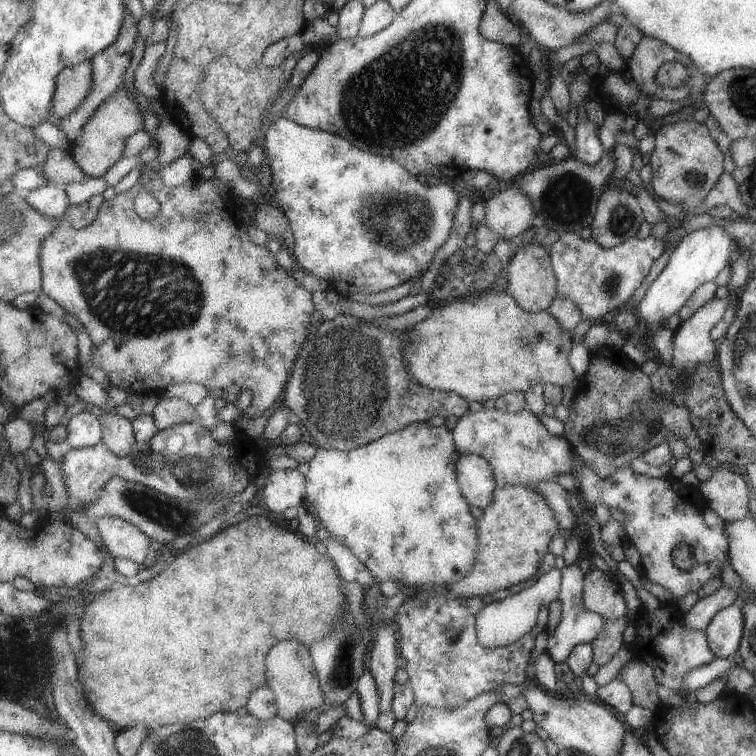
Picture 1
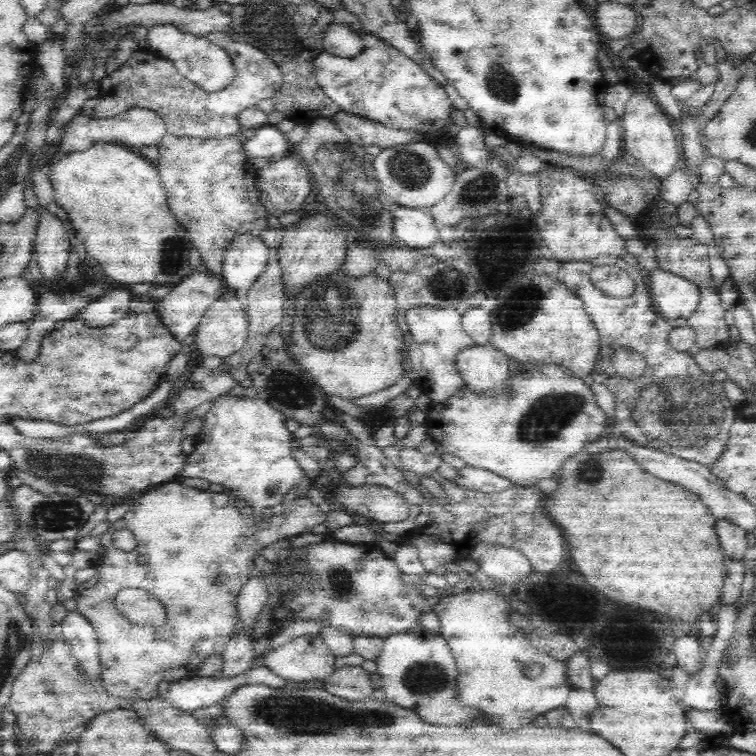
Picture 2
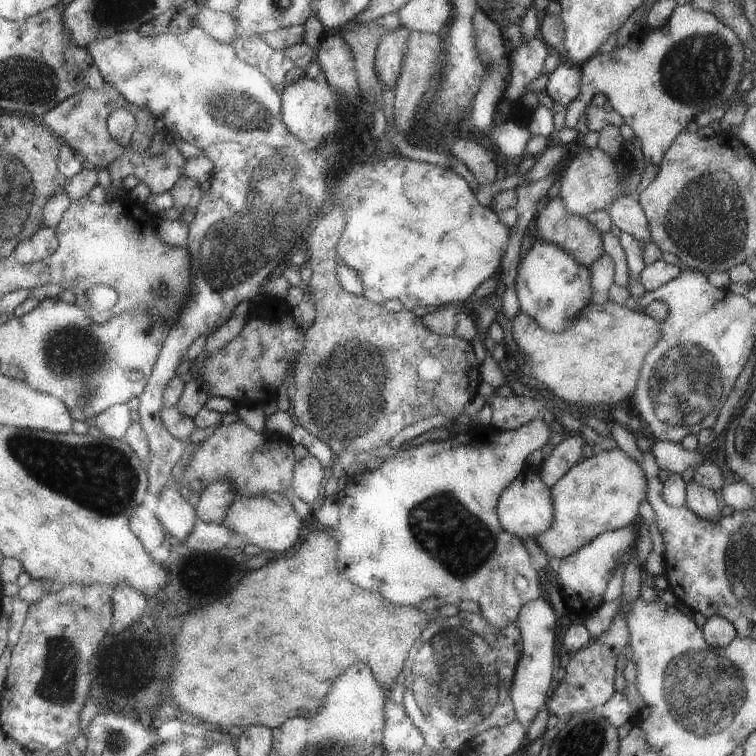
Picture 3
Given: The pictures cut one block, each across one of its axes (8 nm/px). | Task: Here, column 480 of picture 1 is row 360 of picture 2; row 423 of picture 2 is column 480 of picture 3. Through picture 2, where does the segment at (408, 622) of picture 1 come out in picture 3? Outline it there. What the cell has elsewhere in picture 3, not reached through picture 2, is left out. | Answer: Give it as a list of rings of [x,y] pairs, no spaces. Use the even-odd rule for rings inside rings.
[[[460,611],[456,616],[438,616],[418,638],[404,664],[404,701],[406,715],[420,730],[423,742],[432,751],[460,751],[474,736],[515,719],[509,689],[523,652],[521,631],[517,620],[506,627],[494,627],[481,614]]]

